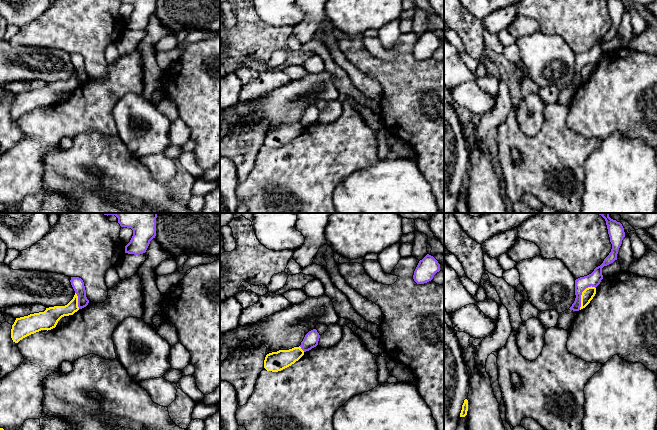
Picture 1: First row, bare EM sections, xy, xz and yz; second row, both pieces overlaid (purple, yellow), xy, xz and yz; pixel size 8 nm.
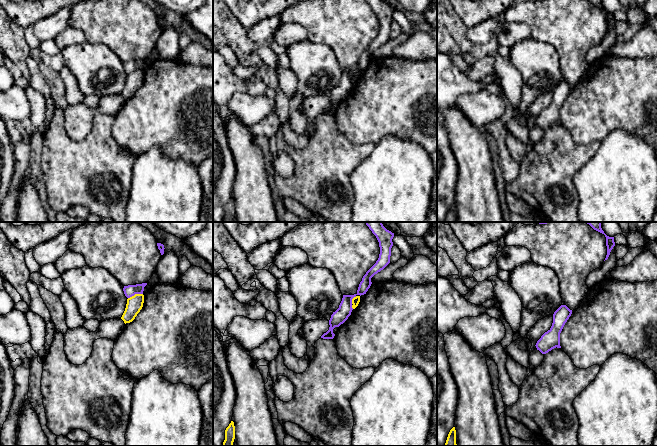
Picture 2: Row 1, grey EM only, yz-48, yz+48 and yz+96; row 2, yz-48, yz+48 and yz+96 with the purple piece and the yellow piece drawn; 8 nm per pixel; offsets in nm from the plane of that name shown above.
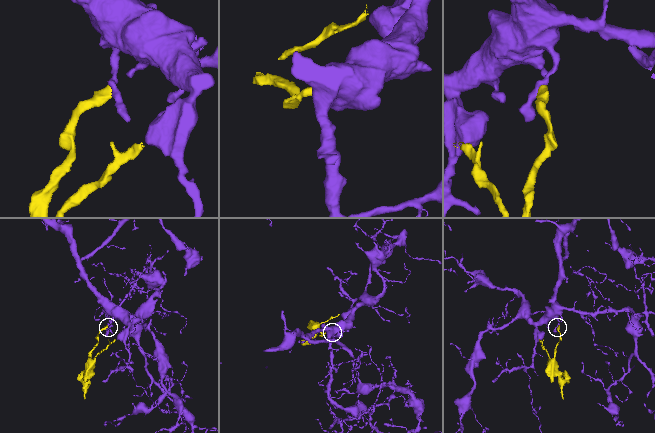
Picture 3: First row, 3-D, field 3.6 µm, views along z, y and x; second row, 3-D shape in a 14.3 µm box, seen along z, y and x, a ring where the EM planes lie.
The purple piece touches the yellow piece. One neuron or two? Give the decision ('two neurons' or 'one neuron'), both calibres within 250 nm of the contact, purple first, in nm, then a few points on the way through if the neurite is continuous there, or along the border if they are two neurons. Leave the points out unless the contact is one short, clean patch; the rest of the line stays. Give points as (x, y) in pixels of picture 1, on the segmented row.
two neurons; 110 nm thick on the purple side, 100 nm on the other; border along yz (594, 286), (588, 286), (582, 292), (579, 309)

